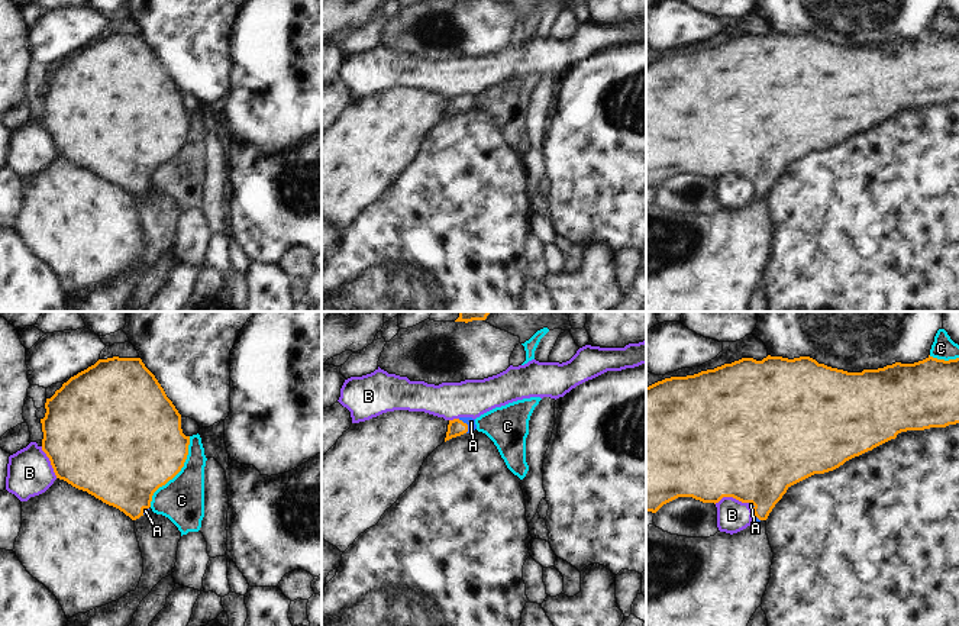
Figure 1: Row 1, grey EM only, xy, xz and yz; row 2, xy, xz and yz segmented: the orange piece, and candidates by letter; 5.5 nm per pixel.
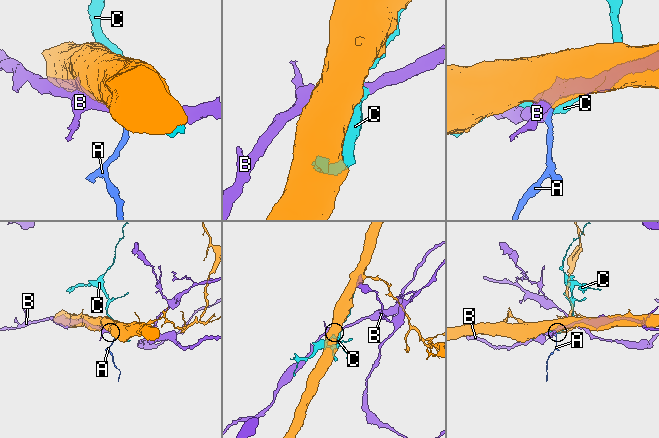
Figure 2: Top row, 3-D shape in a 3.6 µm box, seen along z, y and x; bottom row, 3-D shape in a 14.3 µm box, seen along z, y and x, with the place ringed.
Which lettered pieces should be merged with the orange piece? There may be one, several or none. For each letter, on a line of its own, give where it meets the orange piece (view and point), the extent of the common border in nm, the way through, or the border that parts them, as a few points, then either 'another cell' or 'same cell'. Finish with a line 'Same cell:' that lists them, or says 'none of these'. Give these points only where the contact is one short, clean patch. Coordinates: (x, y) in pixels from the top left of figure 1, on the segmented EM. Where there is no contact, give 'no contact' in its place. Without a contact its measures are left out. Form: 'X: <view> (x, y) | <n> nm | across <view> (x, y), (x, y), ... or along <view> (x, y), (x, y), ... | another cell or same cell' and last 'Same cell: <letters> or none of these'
A: xz (467, 425) | 90 nm | across xz (455, 428), (467, 425), (471, 422) | same cell
B: yz (732, 496) | 200 nm | another cell
C: xy (177, 473) | 460 nm | another cell
Same cell: A

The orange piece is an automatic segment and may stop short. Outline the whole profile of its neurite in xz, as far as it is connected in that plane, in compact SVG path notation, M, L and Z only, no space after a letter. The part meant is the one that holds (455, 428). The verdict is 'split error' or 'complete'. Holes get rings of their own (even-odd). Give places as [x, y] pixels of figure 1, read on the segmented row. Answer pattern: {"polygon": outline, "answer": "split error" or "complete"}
{"polygon": "M459 417L459 419L449 420L445 442L452 438L461 436L464 433L469 433L475 429L477 425L475 425L475 419L472 417Z", "answer": "split error"}

